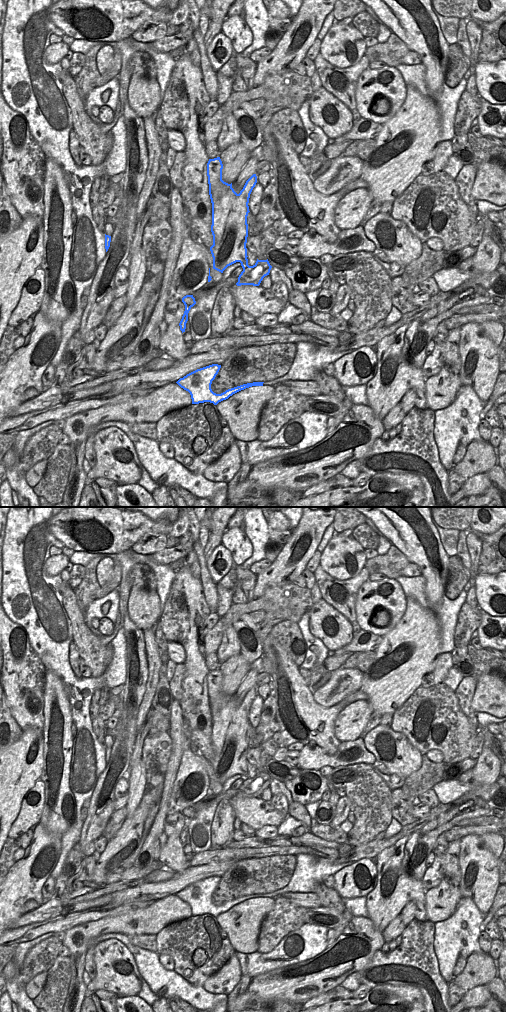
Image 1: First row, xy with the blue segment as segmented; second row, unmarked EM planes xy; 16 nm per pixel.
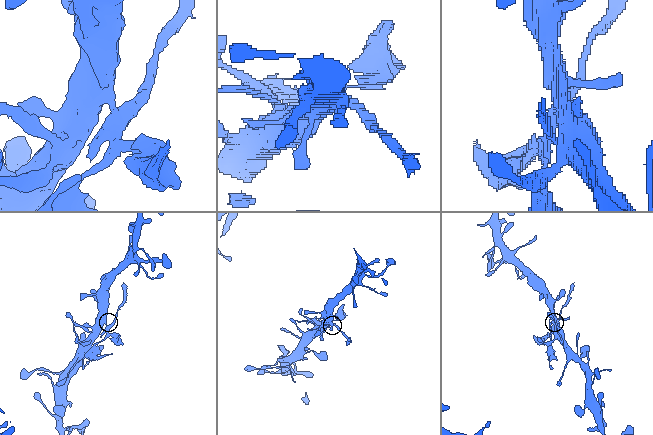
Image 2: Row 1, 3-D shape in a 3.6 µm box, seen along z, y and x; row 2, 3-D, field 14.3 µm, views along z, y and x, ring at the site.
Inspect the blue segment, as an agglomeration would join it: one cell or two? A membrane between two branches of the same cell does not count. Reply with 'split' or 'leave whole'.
split

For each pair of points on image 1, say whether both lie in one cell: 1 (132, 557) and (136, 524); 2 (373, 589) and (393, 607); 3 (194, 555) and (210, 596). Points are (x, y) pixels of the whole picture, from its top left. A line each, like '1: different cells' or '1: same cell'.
1: different cells
2: same cell
3: same cell

